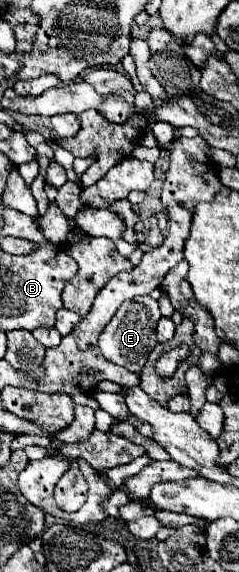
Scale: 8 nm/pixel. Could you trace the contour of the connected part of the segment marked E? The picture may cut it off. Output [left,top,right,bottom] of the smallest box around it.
[98,295,162,373]

